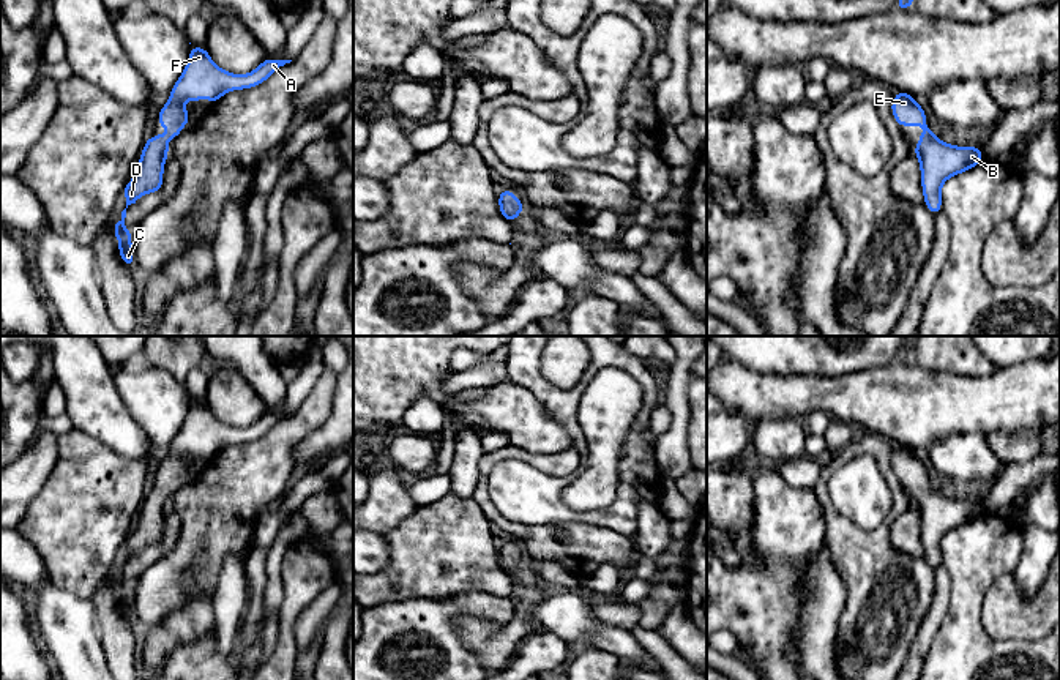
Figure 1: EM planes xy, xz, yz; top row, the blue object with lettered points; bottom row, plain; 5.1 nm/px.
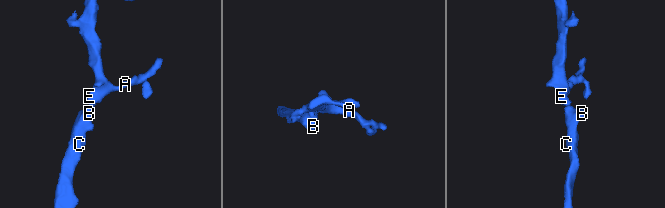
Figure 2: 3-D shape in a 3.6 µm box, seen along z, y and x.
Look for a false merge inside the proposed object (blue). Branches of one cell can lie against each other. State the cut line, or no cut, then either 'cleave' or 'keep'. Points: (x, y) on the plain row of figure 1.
no cut | keep

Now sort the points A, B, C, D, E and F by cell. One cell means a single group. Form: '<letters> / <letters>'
A B C D E F

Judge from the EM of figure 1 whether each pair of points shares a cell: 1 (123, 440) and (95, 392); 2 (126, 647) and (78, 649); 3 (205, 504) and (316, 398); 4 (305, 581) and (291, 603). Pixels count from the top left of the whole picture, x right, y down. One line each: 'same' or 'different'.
1: same
2: different
3: same
4: same

